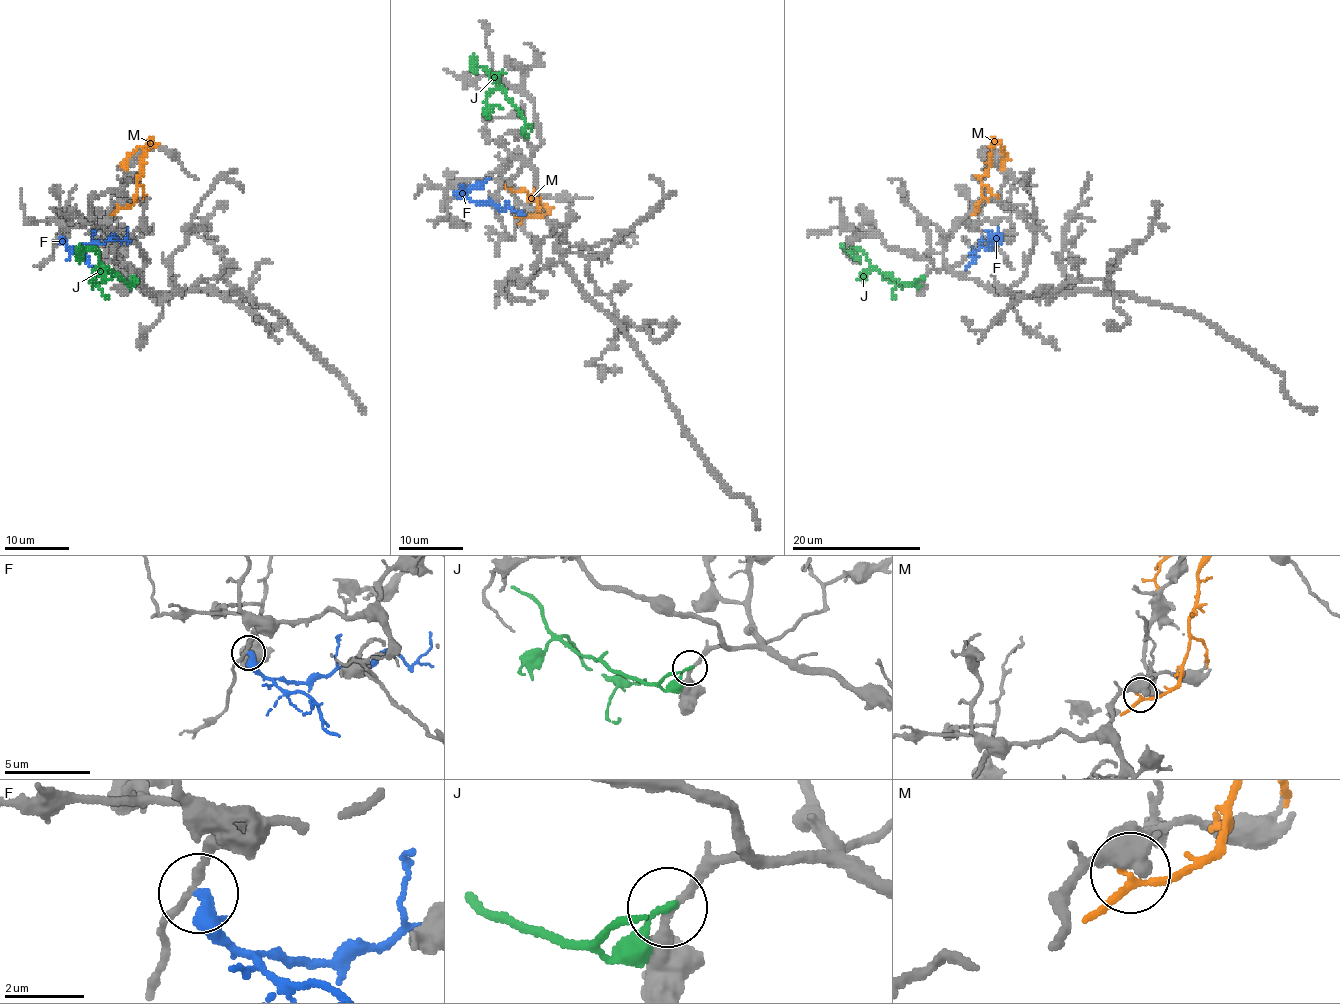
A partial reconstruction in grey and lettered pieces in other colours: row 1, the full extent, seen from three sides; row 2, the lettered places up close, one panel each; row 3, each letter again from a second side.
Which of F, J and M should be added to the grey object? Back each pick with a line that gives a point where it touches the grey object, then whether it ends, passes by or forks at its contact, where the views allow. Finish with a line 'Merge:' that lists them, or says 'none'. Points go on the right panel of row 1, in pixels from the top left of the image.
Merge: none

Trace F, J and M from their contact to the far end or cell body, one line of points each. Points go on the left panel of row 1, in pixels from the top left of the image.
F: (60, 236), (67, 246), (85, 247), (104, 243), (110, 236), (122, 241), (128, 234), (128, 228)
J: (131, 278), (130, 284), (110, 273), (91, 247), (78, 249), (80, 243)
M: (120, 207), (126, 209), (136, 197), (141, 159), (152, 140), (130, 156), (125, 169)

